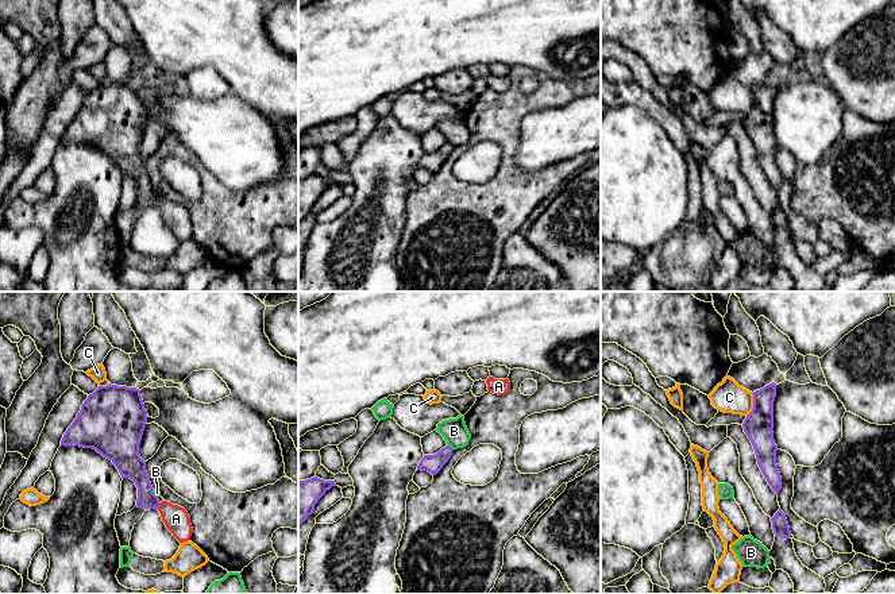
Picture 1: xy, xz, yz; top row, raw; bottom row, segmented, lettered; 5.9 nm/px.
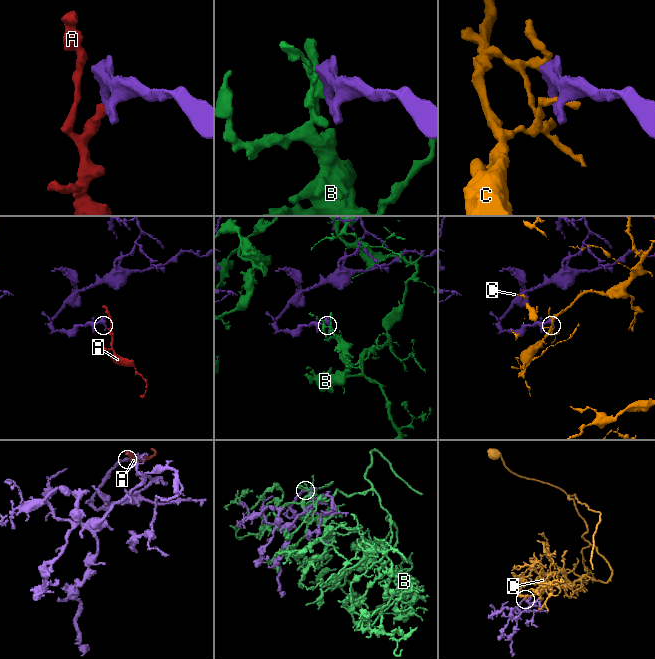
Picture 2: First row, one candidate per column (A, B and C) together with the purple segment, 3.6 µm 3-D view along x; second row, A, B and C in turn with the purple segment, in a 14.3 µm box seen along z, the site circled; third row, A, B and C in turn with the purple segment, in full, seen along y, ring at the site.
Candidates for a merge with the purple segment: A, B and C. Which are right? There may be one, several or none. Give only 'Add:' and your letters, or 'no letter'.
Add: A

